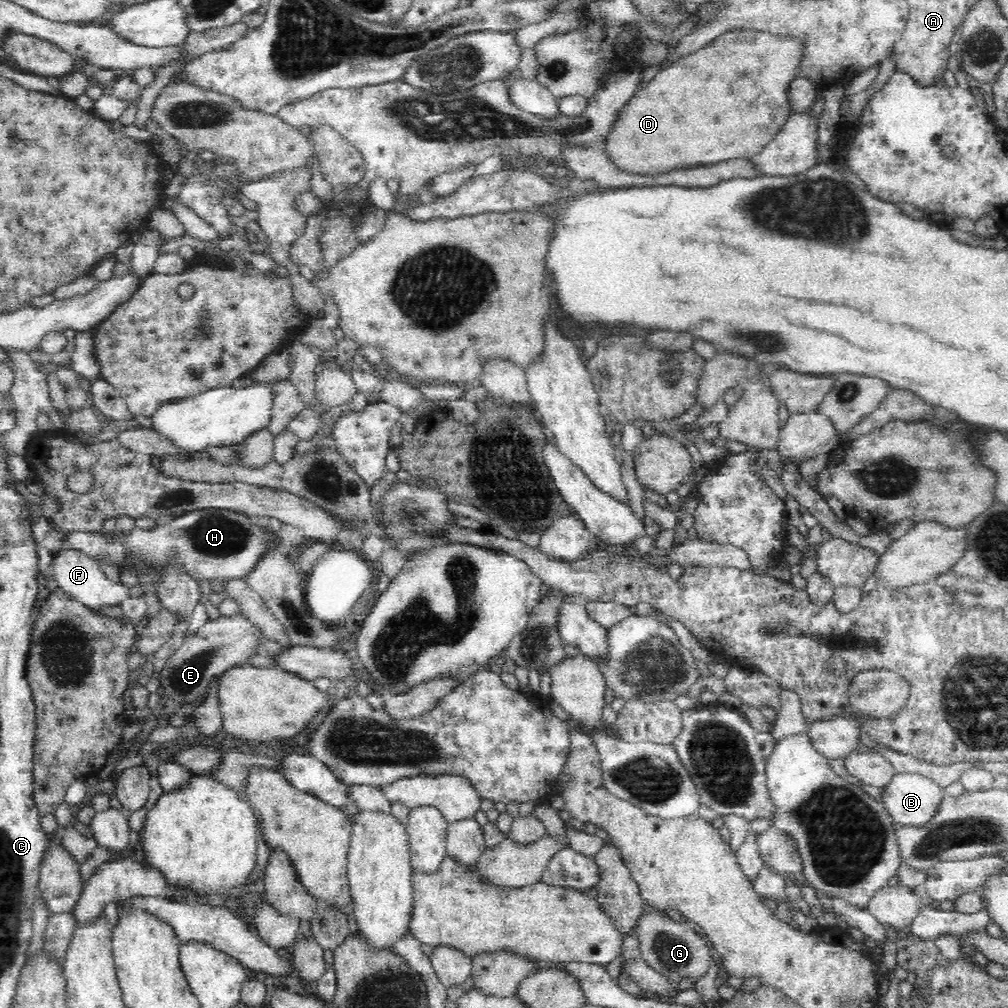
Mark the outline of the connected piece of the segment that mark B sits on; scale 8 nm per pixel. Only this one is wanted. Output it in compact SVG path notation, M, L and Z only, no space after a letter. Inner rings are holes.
M897 772L890 782L882 788L882 803L890 811L890 815L898 826L924 826L930 822L945 797L945 788L934 780L916 772Z

